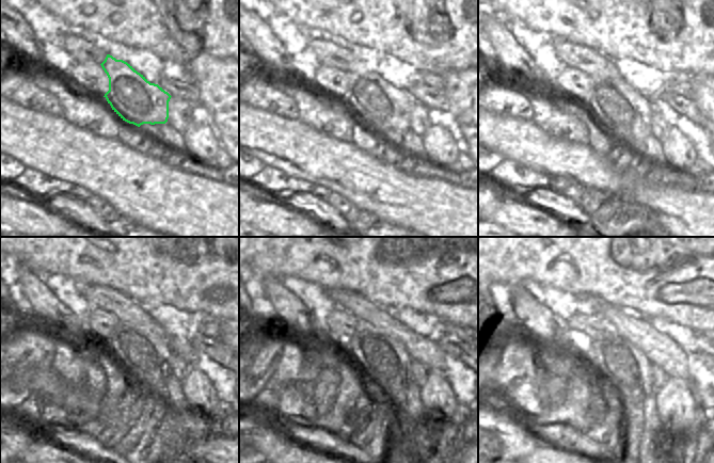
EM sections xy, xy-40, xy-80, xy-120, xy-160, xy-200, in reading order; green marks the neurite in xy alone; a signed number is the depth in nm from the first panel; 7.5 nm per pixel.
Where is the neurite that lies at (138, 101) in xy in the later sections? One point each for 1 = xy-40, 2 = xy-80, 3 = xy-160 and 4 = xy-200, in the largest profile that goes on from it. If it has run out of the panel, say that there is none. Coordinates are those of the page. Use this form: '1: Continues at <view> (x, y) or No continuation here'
1: Continues at xy-40 (379, 105)
2: Continues at xy-80 (620, 109)
3: Continues at xy-160 (384, 362)
4: Continues at xy-200 (625, 369).

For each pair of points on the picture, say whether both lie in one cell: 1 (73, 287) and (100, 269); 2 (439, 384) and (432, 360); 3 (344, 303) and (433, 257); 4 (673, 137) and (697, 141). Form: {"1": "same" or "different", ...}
{"1": "different", "2": "different", "3": "different", "4": "different"}

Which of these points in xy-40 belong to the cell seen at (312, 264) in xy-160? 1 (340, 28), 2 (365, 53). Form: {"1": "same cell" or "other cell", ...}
{"1": "same cell", "2": "other cell"}

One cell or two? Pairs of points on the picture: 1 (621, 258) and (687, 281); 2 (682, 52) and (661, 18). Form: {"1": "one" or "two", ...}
{"1": "one", "2": "one"}

